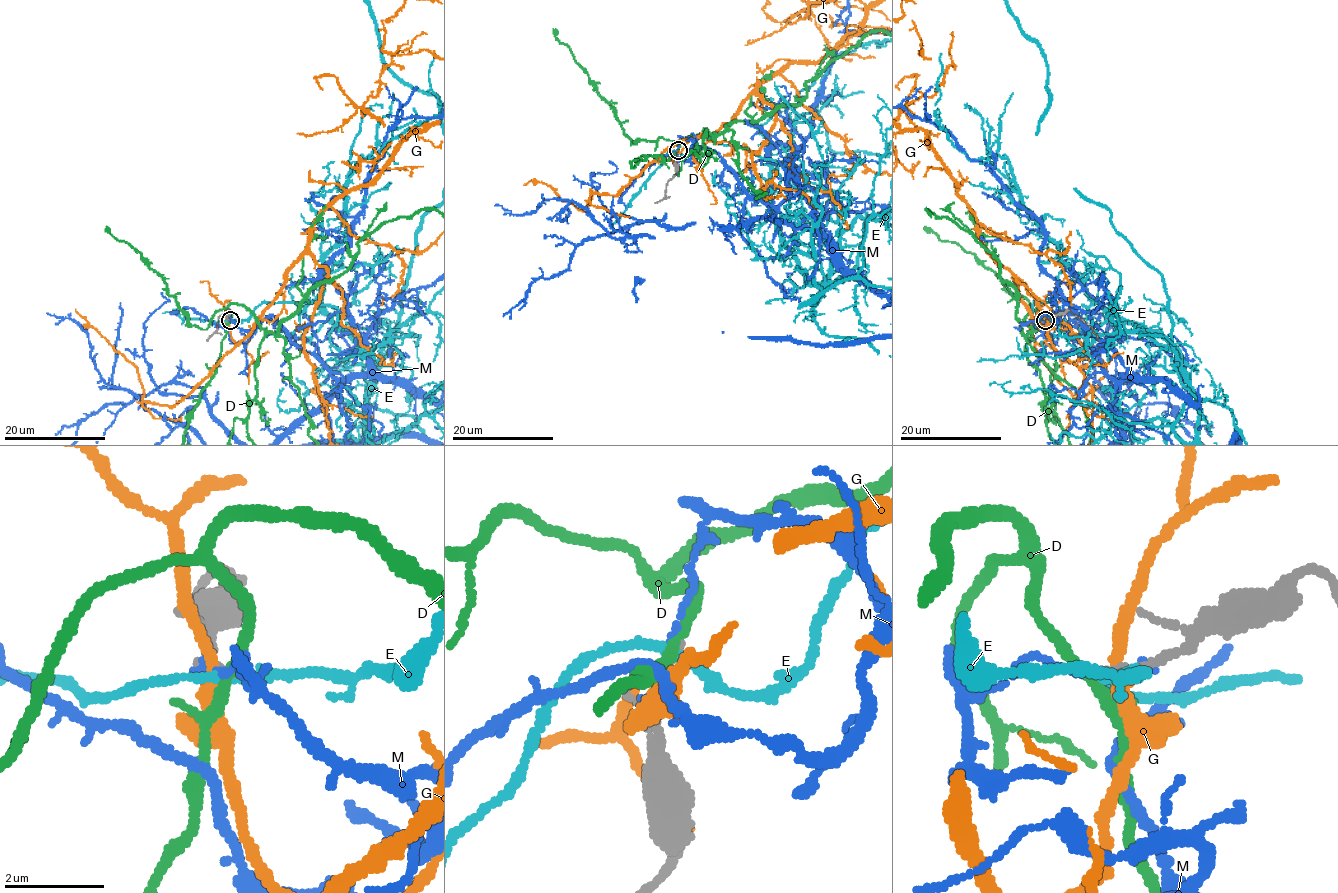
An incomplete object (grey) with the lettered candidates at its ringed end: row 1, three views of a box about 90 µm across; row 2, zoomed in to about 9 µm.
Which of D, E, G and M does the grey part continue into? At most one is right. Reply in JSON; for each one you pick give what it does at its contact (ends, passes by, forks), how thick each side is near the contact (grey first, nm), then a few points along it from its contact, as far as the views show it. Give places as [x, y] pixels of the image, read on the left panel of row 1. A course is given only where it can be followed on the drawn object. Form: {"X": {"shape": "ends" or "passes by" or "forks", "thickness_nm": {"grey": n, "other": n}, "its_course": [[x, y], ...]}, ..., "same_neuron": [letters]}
{"same_neuron": []}

